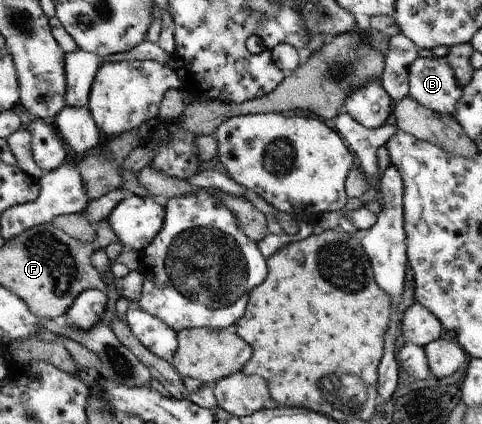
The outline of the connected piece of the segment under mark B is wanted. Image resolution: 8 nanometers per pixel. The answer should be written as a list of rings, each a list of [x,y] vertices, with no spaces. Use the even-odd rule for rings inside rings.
[[[418,56],[409,67],[409,96],[437,114],[452,116],[458,110],[463,86],[458,83],[447,56]]]

